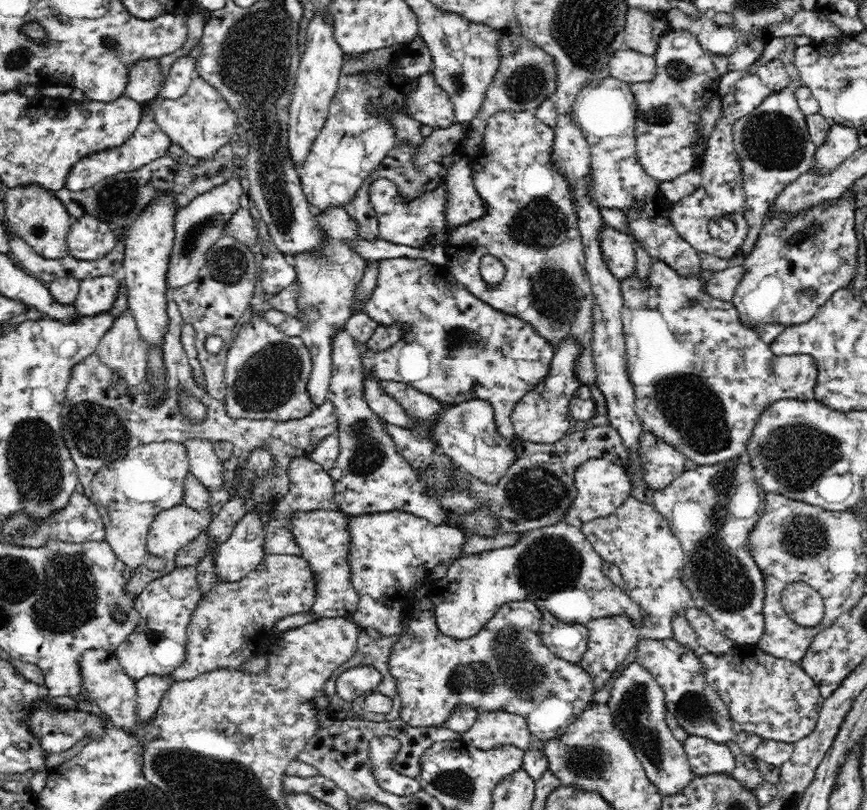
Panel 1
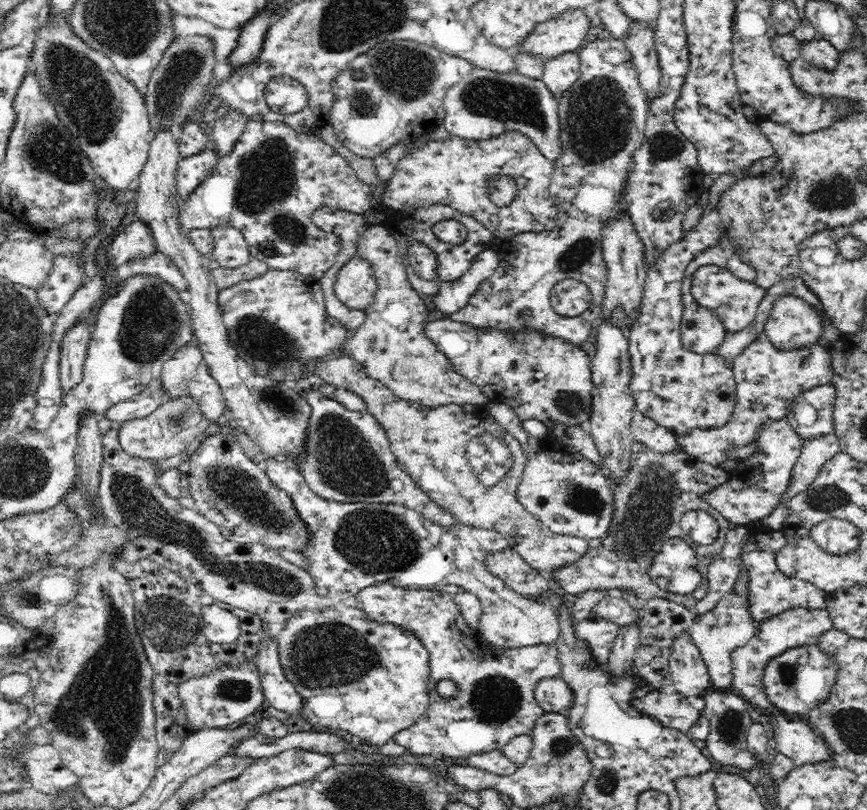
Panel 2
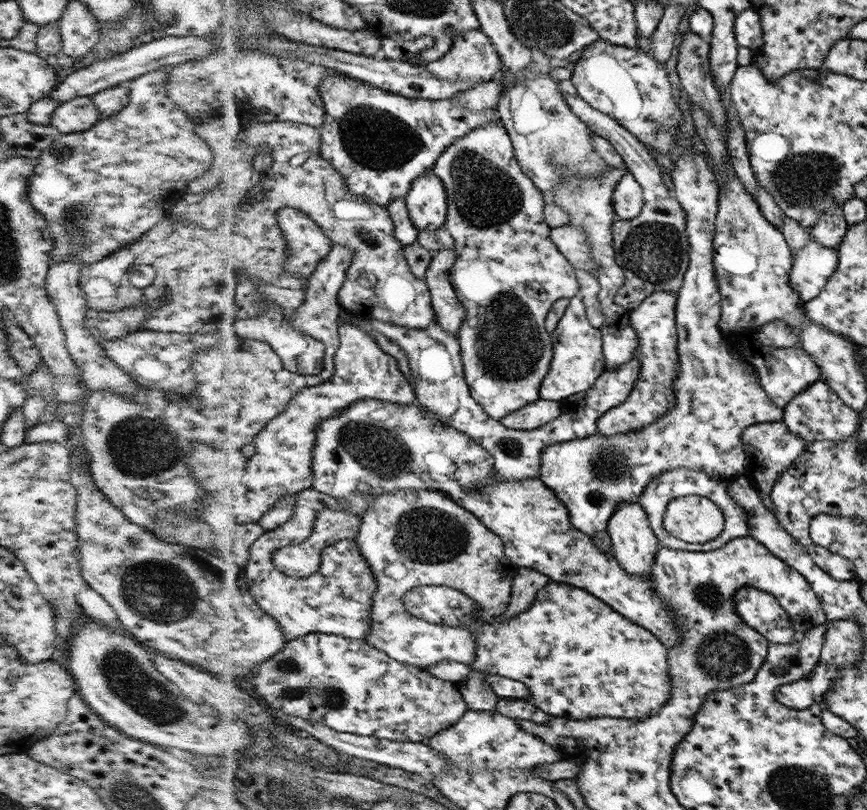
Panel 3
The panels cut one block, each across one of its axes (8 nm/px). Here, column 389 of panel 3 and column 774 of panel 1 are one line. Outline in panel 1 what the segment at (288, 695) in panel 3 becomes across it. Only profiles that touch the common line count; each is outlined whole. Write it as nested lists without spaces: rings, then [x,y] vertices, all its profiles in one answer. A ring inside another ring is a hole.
[[[735,644],[724,654],[713,654],[704,650],[699,658],[705,668],[707,683],[728,707],[730,719],[737,729],[757,734],[762,739],[776,739],[789,743],[806,738],[816,730],[825,698],[820,692],[820,687],[816,686],[815,679],[804,670],[804,665],[788,662],[784,658],[761,650],[756,645]]]

